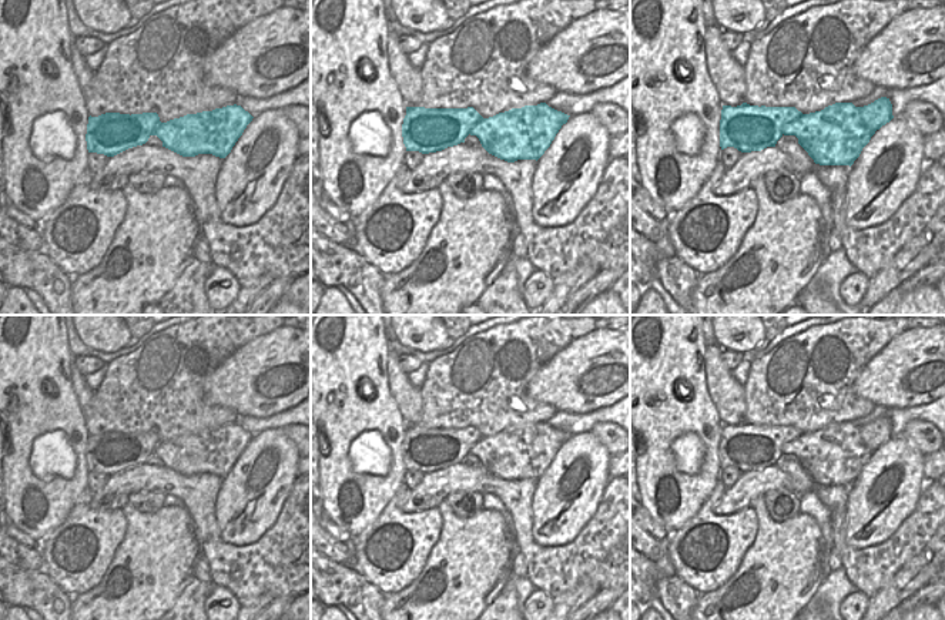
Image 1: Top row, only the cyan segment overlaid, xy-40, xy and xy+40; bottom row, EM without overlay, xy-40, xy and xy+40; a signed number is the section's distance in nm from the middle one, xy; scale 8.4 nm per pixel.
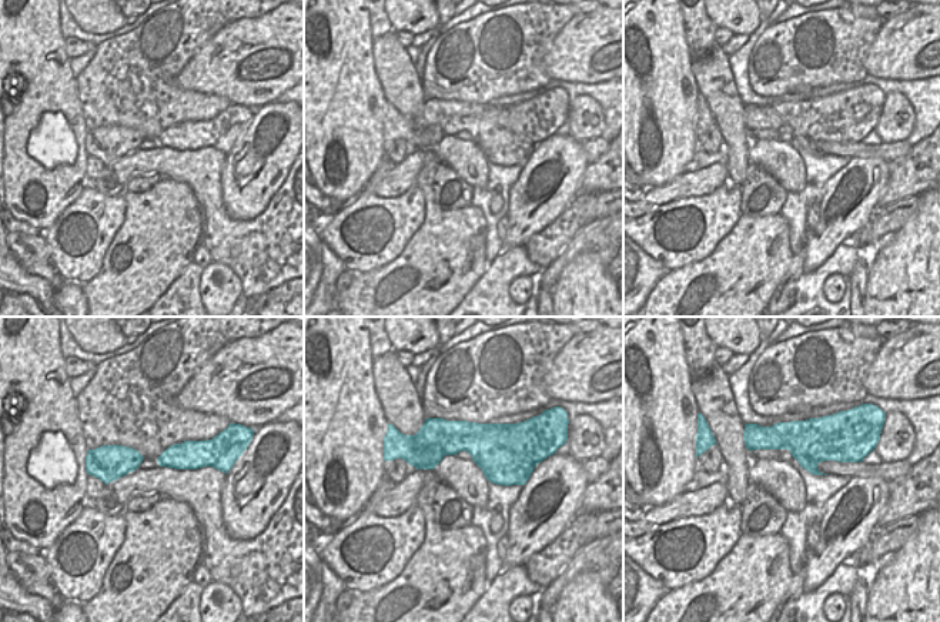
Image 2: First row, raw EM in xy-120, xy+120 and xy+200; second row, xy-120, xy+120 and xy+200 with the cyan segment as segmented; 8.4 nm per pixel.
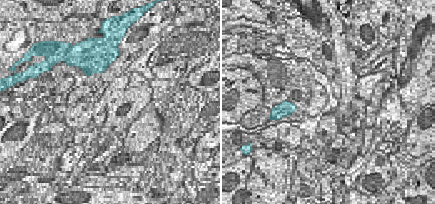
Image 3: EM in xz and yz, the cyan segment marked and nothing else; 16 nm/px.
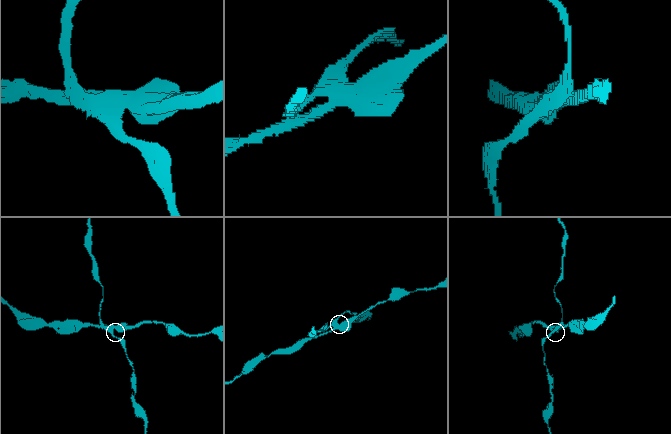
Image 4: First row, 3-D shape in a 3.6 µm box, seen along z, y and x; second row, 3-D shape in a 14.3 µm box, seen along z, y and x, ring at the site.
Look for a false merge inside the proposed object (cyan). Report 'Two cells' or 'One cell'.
Two cells.

